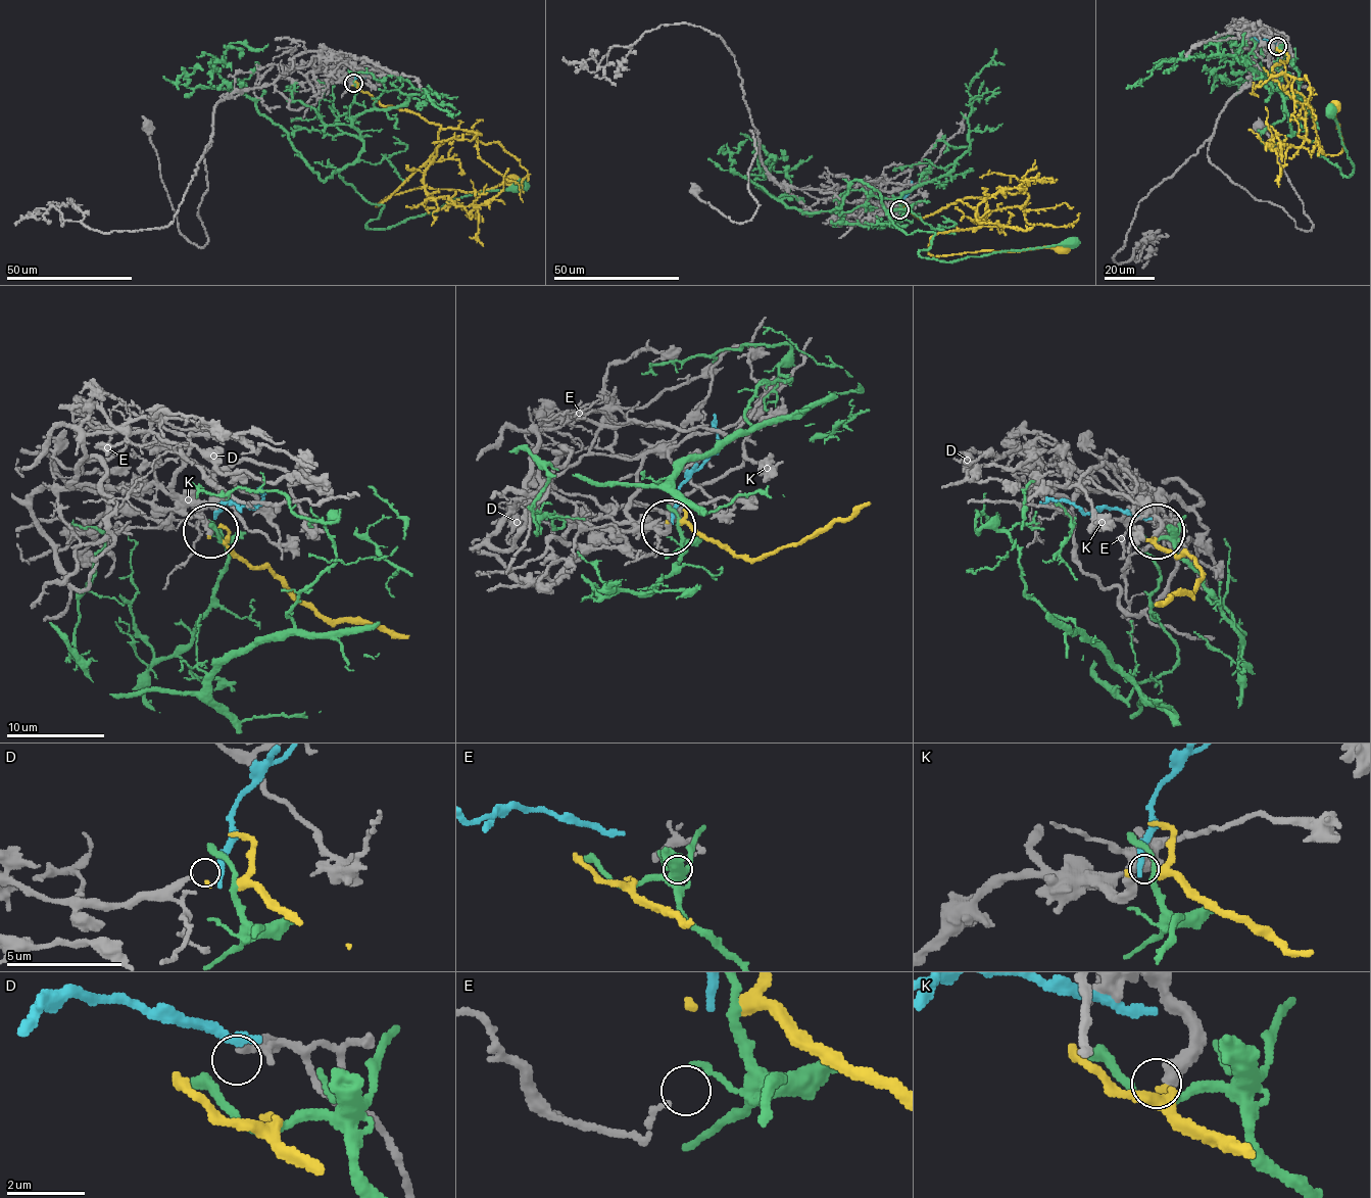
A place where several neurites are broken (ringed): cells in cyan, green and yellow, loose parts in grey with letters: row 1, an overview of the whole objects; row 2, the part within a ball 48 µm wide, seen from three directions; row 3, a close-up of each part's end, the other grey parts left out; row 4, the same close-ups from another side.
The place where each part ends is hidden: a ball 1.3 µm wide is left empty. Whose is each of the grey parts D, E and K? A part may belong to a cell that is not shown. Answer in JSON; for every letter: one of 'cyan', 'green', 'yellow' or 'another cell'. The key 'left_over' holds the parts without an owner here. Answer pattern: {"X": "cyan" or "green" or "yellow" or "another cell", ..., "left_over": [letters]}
{"D": "another cell", "E": "another cell", "K": "another cell", "left_over": ["D", "E", "K"]}

